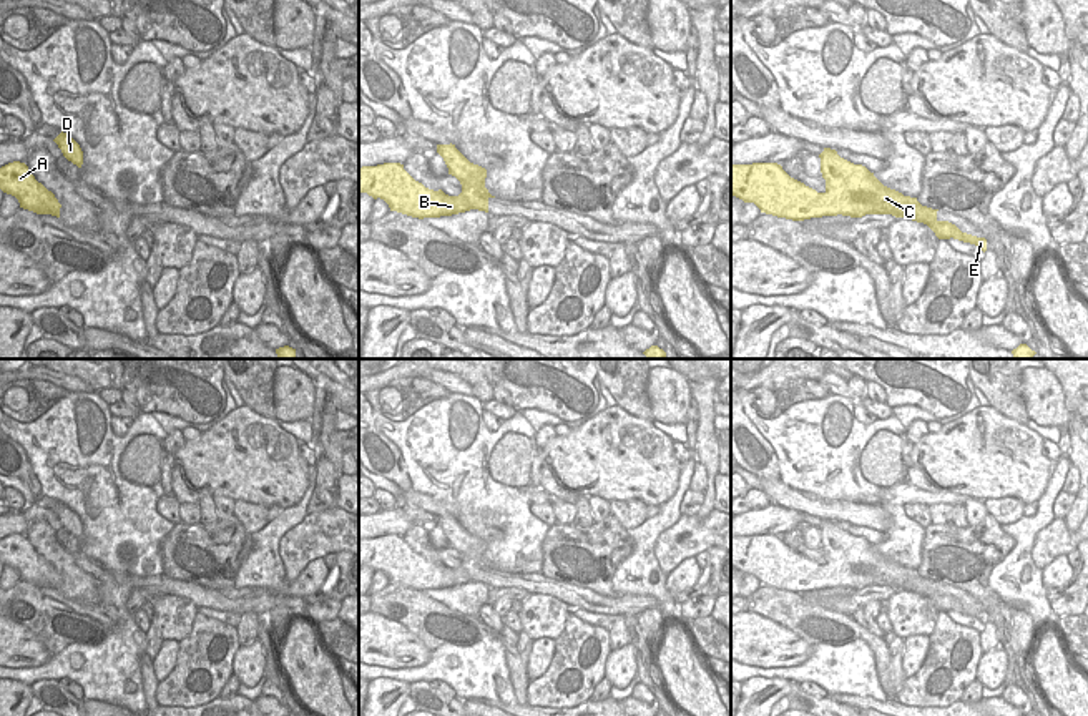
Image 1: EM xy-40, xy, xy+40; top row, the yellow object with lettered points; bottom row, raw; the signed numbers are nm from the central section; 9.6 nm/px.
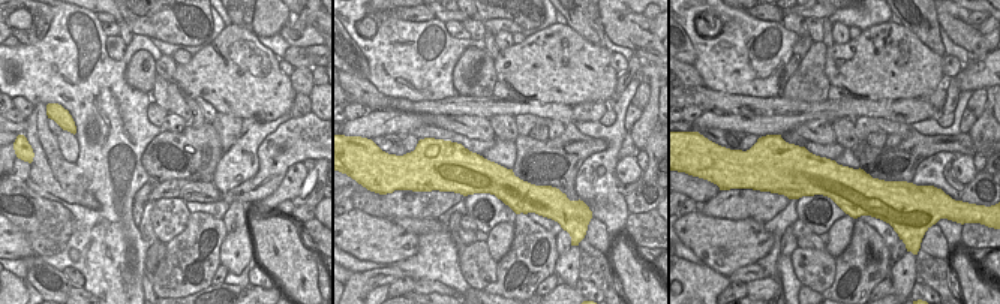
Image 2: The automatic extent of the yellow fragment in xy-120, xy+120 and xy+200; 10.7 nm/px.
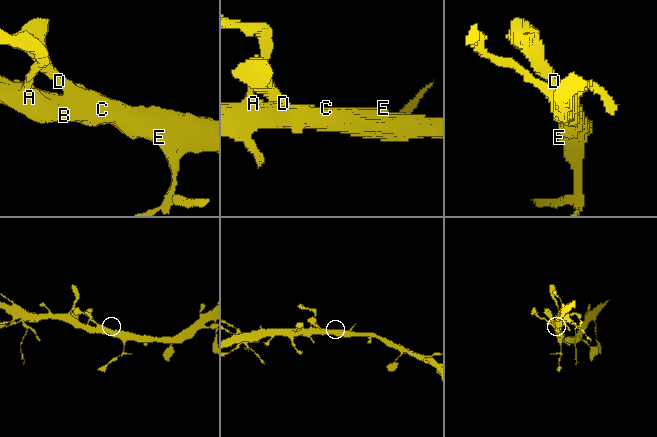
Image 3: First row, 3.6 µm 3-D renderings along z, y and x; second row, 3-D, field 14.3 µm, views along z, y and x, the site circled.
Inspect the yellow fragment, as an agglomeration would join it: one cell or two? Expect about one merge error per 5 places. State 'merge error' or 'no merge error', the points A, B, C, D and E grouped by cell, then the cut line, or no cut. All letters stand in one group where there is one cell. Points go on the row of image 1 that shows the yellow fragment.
no merge error | A B C D E | no cut

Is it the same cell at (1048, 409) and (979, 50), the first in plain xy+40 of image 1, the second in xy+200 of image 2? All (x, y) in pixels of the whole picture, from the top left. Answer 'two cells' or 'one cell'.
one cell

